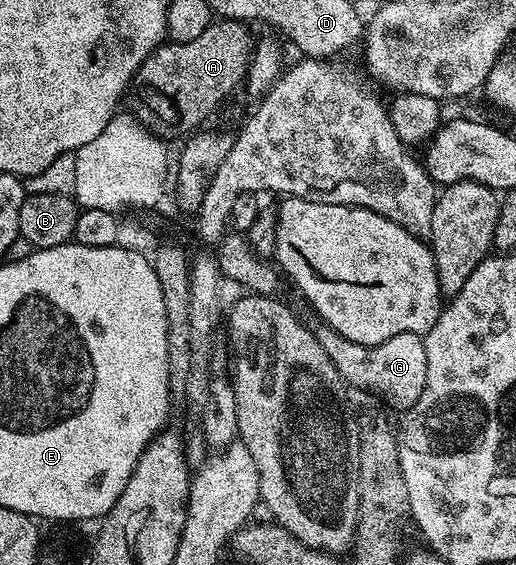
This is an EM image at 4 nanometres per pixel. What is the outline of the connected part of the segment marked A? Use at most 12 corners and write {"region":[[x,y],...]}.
{"region":[[218,19],[141,64],[128,111],[188,137],[249,75],[248,23]]}

